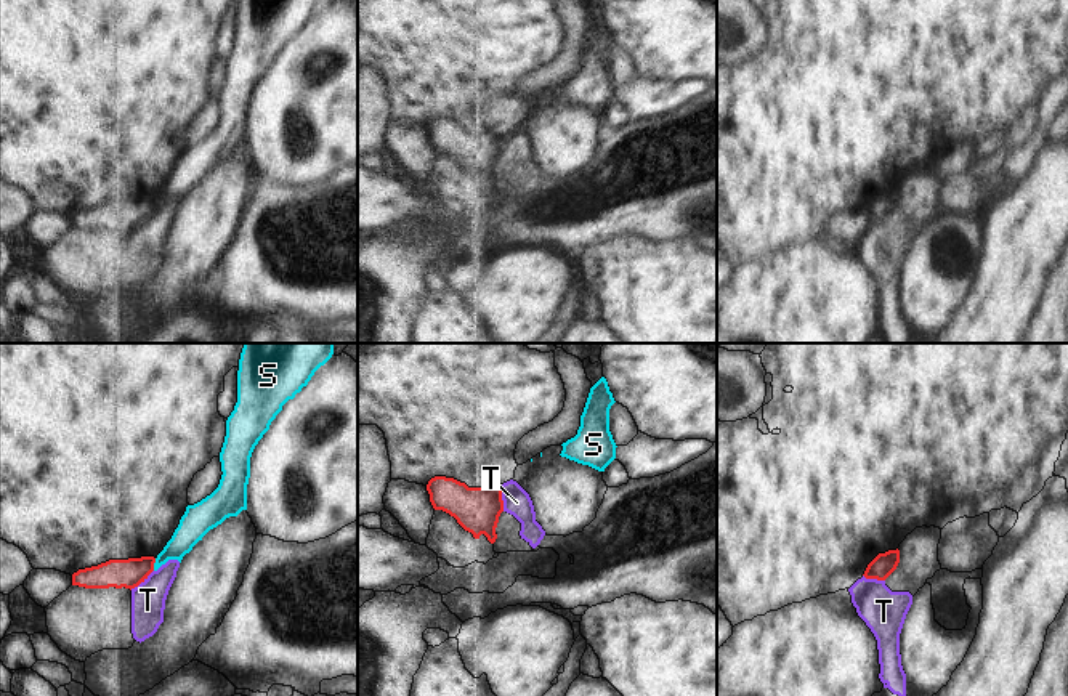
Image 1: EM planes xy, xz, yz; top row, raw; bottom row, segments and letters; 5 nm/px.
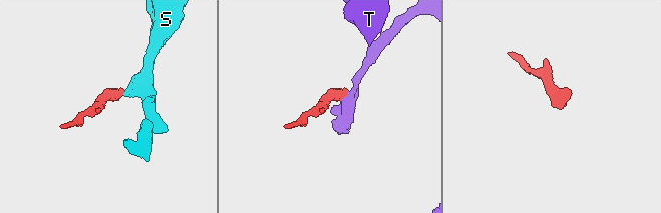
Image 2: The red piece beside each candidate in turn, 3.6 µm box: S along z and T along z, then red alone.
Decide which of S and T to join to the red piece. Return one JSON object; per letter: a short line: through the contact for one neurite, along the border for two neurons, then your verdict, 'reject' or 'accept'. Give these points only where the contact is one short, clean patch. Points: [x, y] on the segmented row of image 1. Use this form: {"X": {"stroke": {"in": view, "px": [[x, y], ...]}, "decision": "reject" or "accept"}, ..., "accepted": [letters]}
{"S": {"stroke": {"in": "xy", "px": [[156, 558], [153, 570]]}, "decision": "reject"}, "T": {"stroke": {"in": "xy", "px": [[153, 570], [130, 589]]}, "decision": "reject"}, "accepted": []}

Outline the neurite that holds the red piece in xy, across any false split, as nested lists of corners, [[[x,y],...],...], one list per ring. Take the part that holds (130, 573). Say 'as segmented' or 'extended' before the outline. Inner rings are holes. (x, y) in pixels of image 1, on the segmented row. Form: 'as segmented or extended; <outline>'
as segmented; [[[154,556],[109,560],[72,574],[72,585],[85,589],[135,589],[154,571]]]

